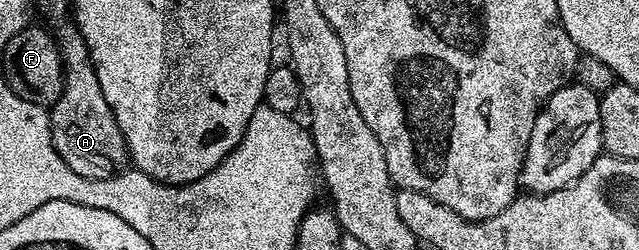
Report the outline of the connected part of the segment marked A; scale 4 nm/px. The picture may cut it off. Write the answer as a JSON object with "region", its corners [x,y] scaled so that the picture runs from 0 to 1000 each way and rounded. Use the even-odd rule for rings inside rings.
{"region":[[[105,96],[88,120],[88,136],[94,156],[100,324],[97,376],[77,428],[81,576],[113,688],[139,712],[174,712],[199,676],[197,552],[188,528],[188,496],[182,496],[182,464],[175,464],[175,432],[169,432],[169,400],[163,400],[163,368],[156,368],[156,320],[150,320],[128,132],[121,104]]]}

